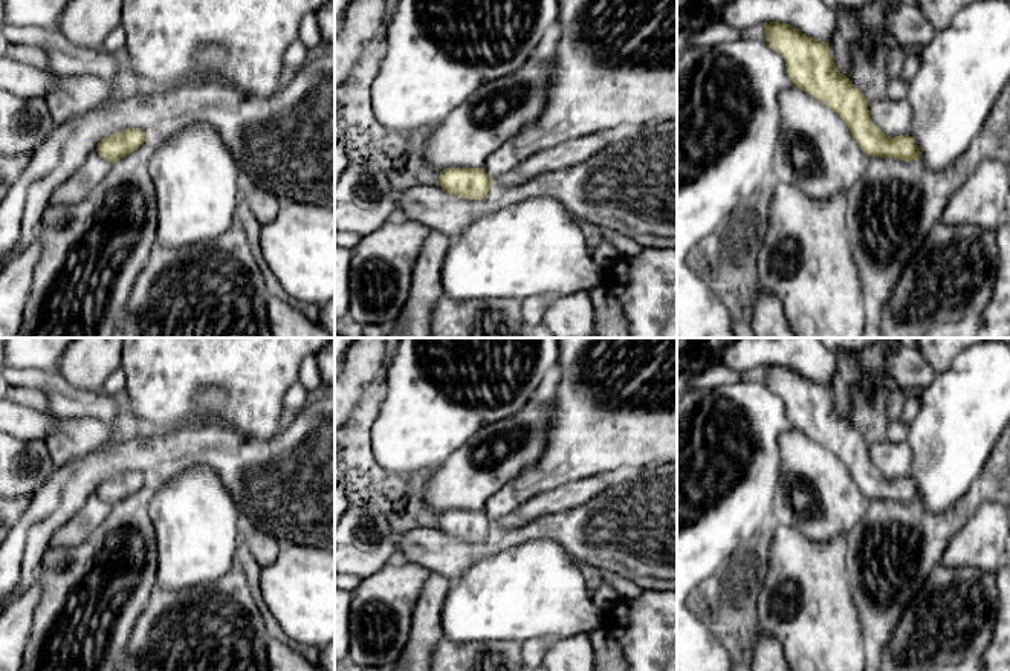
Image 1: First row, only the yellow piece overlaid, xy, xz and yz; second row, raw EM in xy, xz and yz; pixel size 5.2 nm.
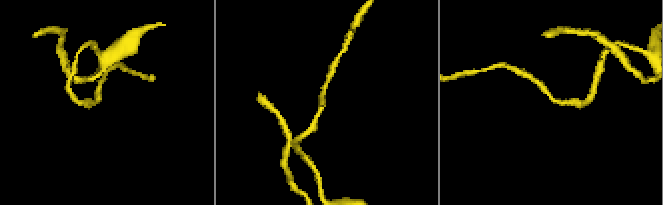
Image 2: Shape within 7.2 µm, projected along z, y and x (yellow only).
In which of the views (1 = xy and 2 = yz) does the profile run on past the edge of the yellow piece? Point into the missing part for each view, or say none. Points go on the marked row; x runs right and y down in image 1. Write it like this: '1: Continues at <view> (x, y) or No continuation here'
1: No continuation here
2: No continuation here

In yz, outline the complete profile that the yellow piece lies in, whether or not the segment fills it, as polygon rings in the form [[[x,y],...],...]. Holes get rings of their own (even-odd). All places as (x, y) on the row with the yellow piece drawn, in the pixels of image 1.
[[[779,21],[764,23],[769,46],[782,55],[795,87],[834,110],[868,156],[905,162],[920,160],[921,153],[909,135],[886,136],[871,119],[863,93],[840,73],[828,43]]]

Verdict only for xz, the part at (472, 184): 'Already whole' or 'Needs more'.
Already whole

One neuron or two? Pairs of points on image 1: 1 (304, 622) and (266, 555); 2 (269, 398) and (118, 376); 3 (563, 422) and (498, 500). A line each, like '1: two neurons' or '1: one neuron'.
1: two neurons
2: two neurons
3: one neuron

